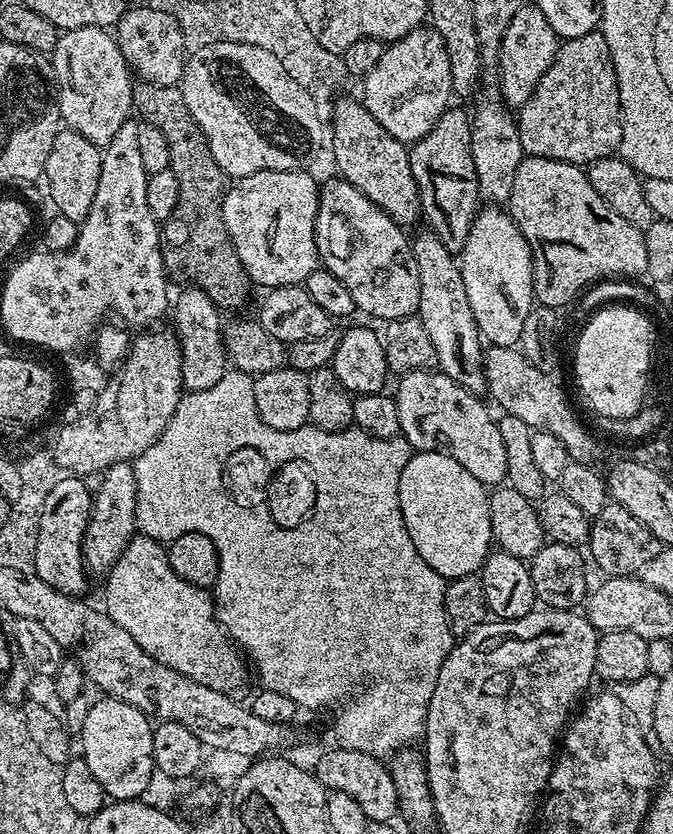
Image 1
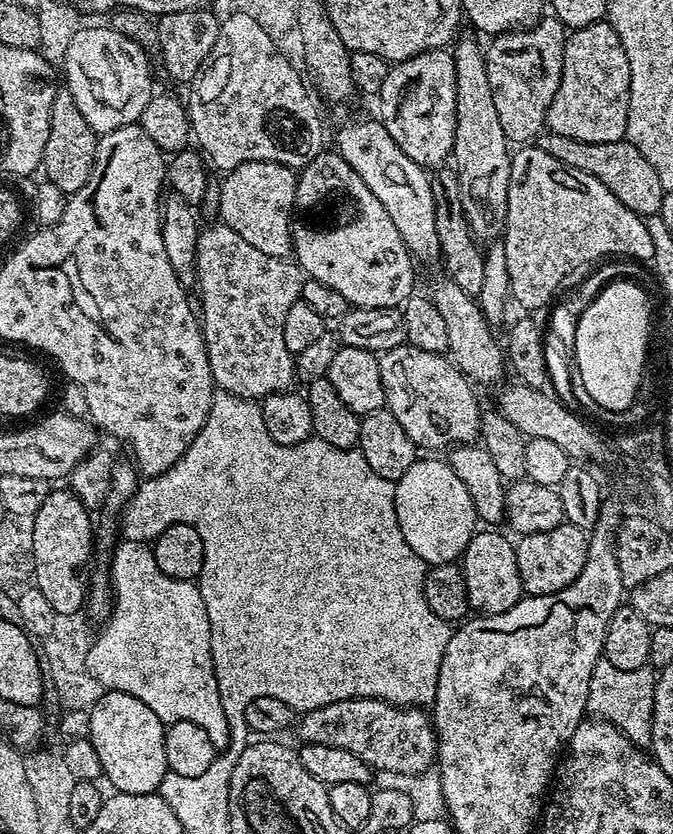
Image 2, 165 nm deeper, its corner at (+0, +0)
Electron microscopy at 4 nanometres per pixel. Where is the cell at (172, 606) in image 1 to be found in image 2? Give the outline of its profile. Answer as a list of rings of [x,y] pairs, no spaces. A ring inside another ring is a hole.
[[[121,539],[119,543],[115,545],[114,551],[116,550],[116,553],[112,556],[112,570],[110,569],[114,597],[111,615],[108,616],[104,624],[105,628],[100,633],[97,631],[92,643],[87,645],[84,658],[89,674],[98,680],[104,690],[130,694],[134,698],[138,698],[138,702],[146,702],[146,706],[150,706],[150,710],[154,710],[154,714],[158,714],[158,718],[166,726],[174,722],[194,722],[198,726],[202,726],[202,730],[206,730],[206,734],[210,734],[210,742],[214,742],[217,746],[227,745],[228,723],[226,722],[226,714],[222,714],[222,698],[218,694],[218,682],[214,678],[214,662],[210,650],[210,618],[206,618],[206,602],[202,602],[199,587],[191,580],[179,580],[162,574],[162,570],[158,570],[158,562],[154,562],[154,554],[147,543],[130,542],[126,539]]]

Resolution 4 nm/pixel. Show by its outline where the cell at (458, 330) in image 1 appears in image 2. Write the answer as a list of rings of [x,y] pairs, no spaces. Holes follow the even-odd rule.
[[[379,119],[352,120],[340,128],[336,136],[335,151],[356,171],[358,178],[366,182],[370,194],[382,202],[382,210],[390,214],[390,222],[402,234],[402,242],[417,261],[440,260],[436,199],[432,193],[432,181],[423,164],[414,162],[390,138]]]

